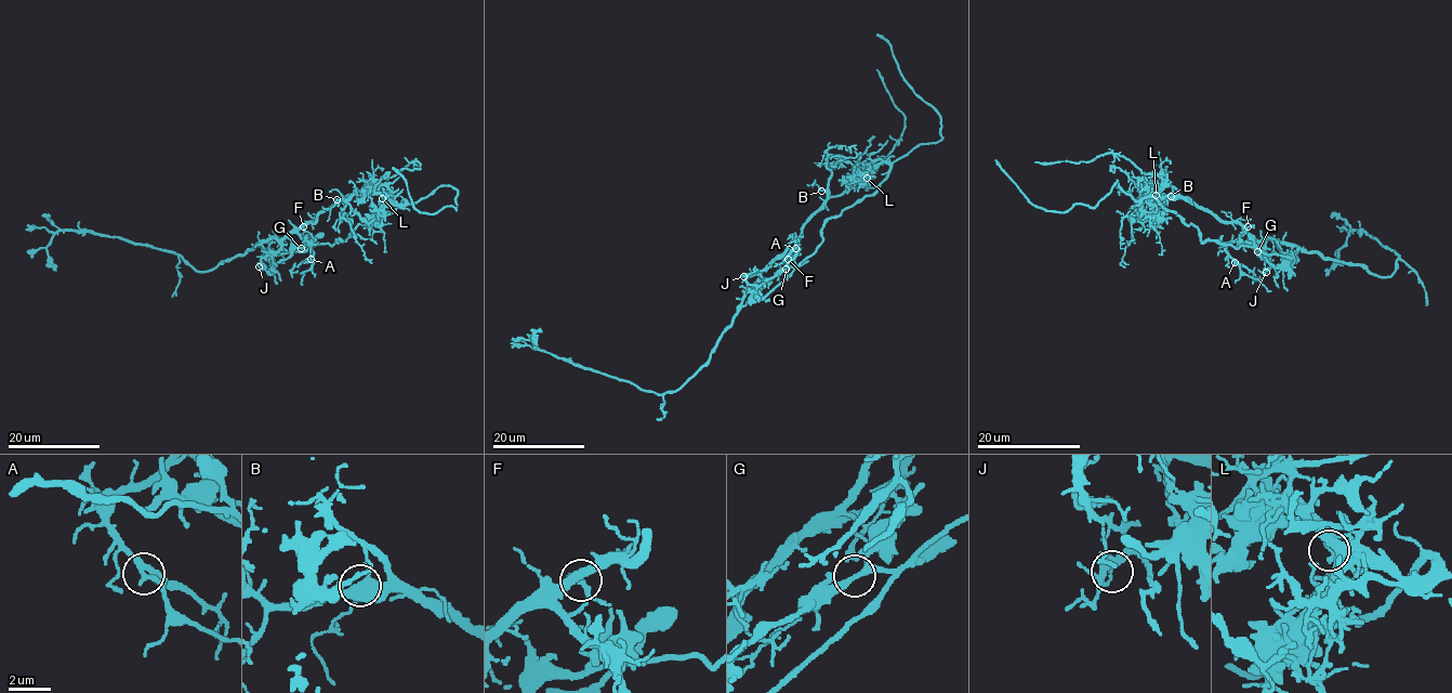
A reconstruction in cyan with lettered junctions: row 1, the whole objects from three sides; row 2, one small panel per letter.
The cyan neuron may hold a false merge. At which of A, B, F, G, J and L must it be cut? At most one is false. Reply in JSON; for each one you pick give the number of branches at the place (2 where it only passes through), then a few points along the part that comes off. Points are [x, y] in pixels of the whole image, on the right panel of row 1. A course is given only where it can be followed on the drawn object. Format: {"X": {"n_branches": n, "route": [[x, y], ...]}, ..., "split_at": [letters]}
{"L": {"n_branches": 3, "route": [[1157, 195], [1159, 175], [1258, 240], [1376, 275], [1388, 276], [1399, 259], [1350, 232], [1325, 275]]}, "split_at": ["L"]}

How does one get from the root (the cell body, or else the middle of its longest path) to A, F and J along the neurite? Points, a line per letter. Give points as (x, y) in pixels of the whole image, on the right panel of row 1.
A: (1258, 250), (1290, 256), (1272, 239), (1255, 240), (1242, 233), (1227, 245), (1227, 253), (1235, 262)
F: (1258, 250), (1290, 256), (1272, 239), (1255, 240), (1249, 234), (1242, 234), (1248, 226)
J: (1258, 250), (1279, 271), (1277, 274), (1272, 267), (1266, 272)

